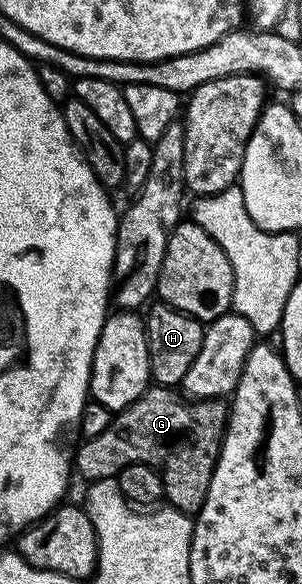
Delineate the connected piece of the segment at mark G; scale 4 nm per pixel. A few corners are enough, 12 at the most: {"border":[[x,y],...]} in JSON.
{"border":[[152,385],[84,439],[84,481],[159,471],[164,499],[199,512],[229,404]]}

